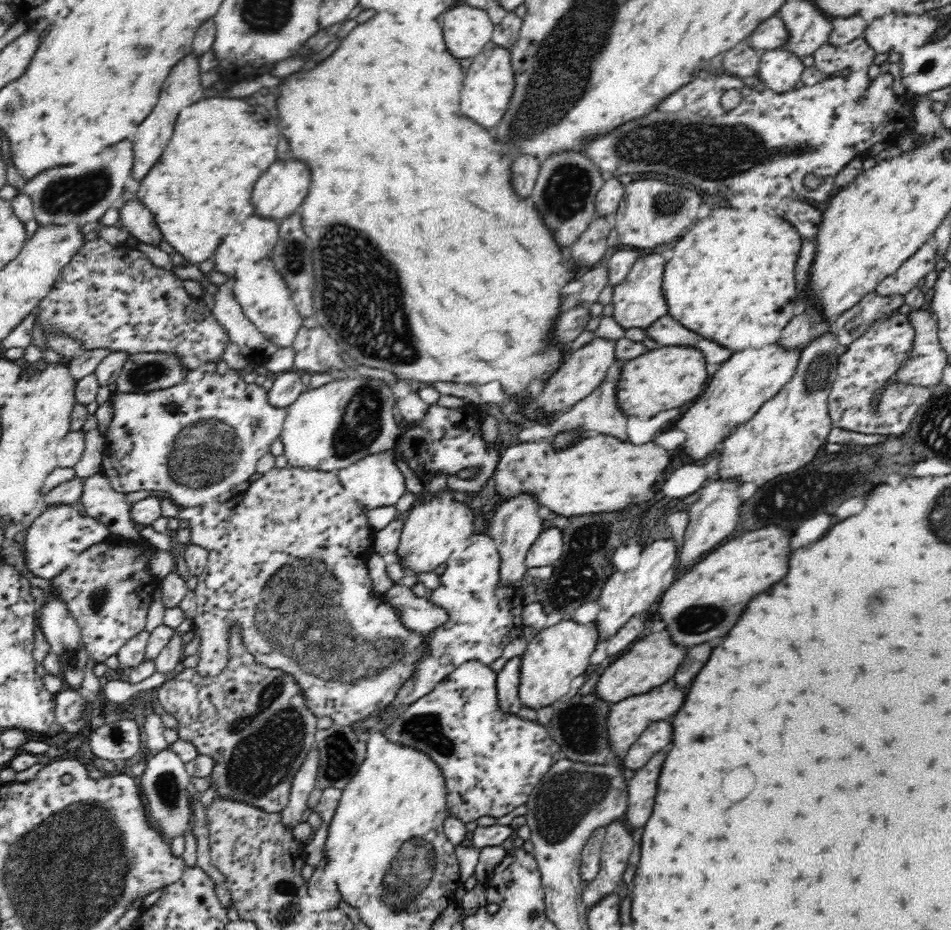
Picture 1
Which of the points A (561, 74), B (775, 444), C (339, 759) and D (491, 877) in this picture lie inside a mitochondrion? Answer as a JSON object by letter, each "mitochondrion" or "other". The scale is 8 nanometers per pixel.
{"A":"mitochondrion","B":"other","C":"mitochondrion","D":"other"}

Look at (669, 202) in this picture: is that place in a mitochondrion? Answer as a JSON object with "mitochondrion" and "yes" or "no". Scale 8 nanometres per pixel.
{"mitochondrion":"yes"}

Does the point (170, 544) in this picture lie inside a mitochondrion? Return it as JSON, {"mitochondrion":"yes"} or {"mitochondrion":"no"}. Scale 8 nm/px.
{"mitochondrion":"no"}

